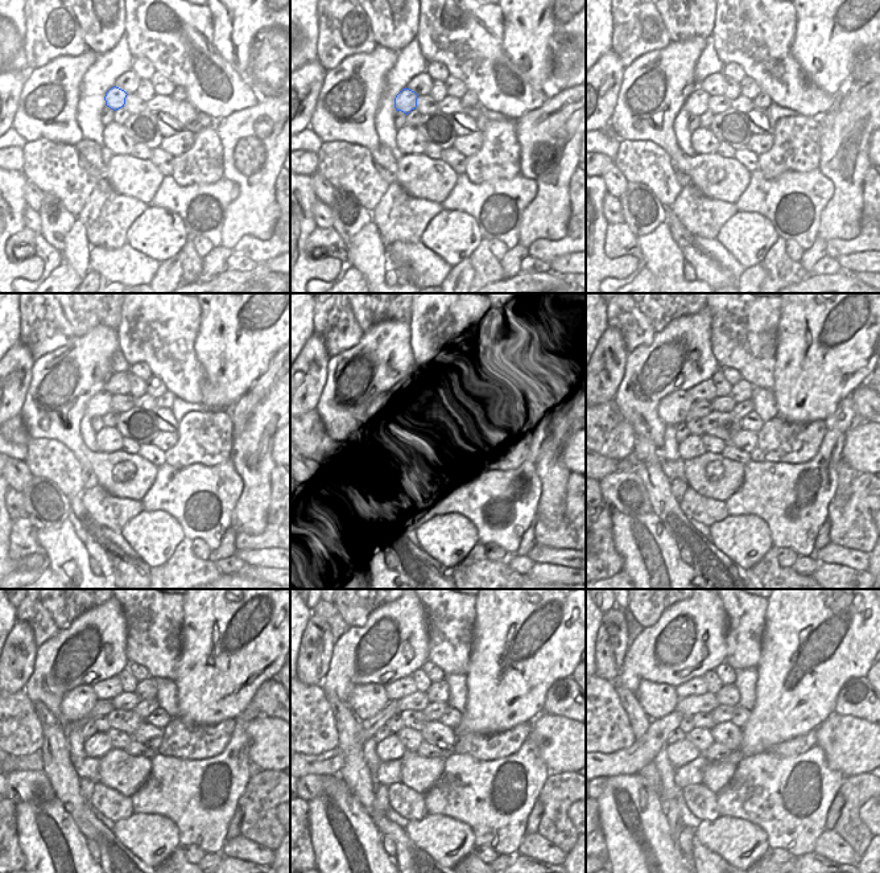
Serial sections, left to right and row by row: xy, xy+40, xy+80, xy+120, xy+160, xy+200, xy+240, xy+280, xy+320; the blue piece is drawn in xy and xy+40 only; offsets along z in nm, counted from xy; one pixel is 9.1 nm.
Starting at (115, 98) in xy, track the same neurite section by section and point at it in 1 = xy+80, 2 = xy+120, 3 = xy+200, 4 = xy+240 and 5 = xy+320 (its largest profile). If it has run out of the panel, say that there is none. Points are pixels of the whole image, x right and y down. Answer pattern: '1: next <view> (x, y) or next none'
1: next xy+80 (697, 103)
2: next xy+120 (100, 406)
3: next xy+200 (676, 415)
4: next xy+240 (83, 708)
5: next xy+320 (657, 715)

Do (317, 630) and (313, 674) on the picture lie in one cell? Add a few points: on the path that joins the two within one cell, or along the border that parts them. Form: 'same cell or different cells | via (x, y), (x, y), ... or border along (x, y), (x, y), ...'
same cell | via (317, 641), (313, 663)

